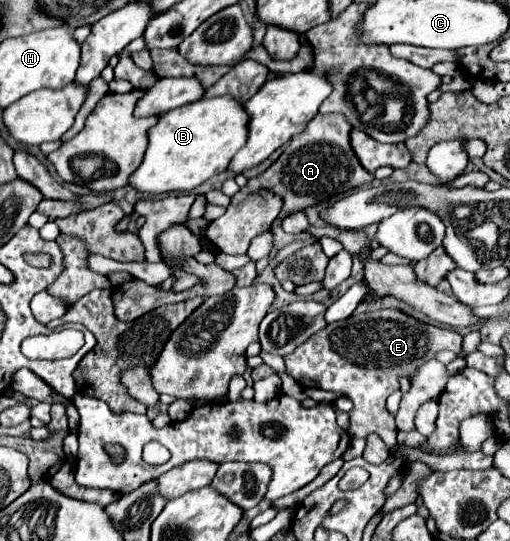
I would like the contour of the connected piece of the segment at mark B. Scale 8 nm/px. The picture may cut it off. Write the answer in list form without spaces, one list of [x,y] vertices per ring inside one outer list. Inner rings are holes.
[[[223,95],[187,103],[161,115],[159,123],[149,129],[149,147],[139,169],[129,175],[129,187],[149,195],[193,191],[213,175],[223,173],[245,139],[245,109],[233,97]]]

